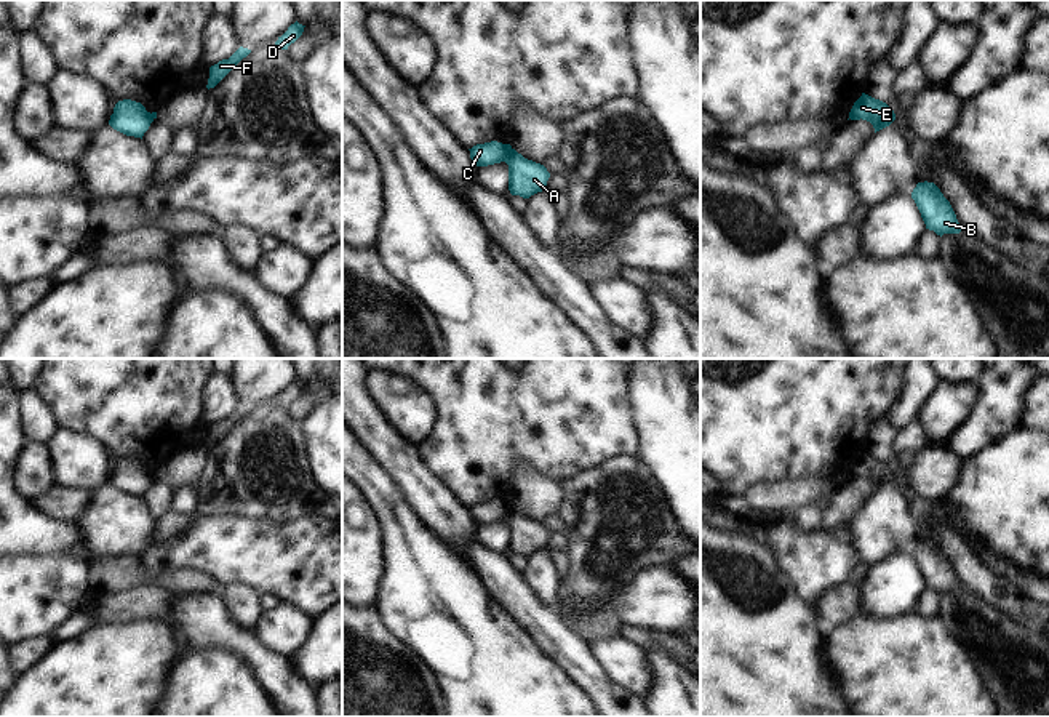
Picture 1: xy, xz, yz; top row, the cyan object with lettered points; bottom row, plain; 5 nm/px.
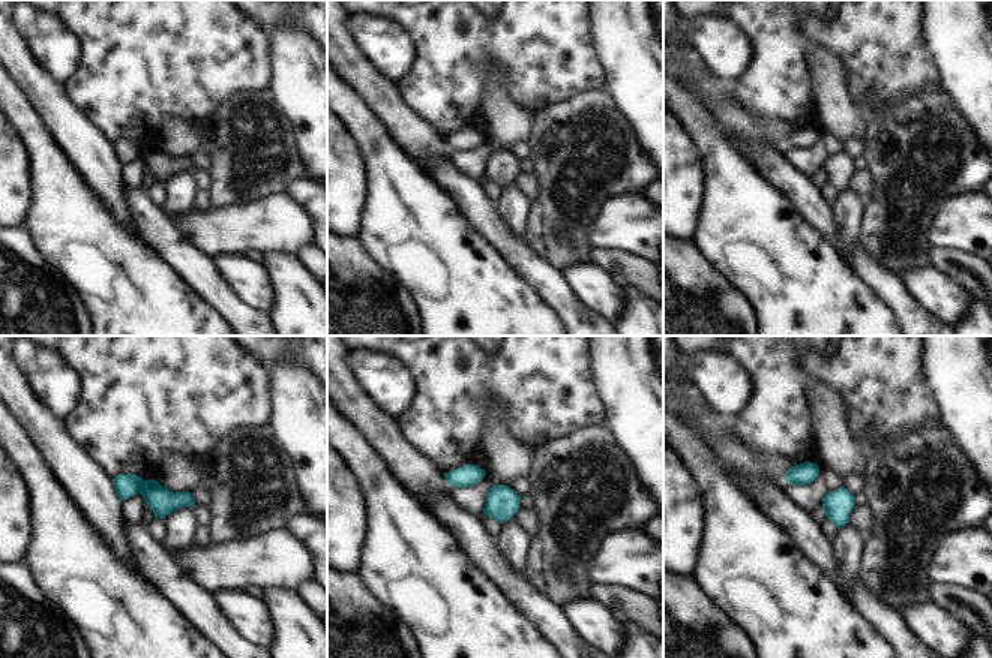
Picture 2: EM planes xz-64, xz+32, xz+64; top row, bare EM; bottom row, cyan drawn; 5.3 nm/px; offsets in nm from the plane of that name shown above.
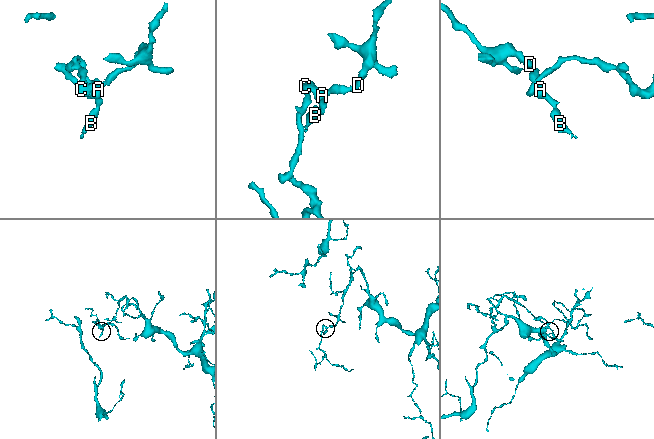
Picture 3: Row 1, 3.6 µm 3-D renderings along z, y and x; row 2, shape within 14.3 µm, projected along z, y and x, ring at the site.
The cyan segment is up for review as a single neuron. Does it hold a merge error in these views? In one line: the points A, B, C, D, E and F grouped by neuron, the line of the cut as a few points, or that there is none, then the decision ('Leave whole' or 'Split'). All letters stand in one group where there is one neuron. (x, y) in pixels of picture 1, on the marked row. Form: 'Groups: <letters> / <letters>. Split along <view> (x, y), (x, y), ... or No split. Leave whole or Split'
Groups: A B D E F / C. Split along xz (510, 148), (502, 160). Split

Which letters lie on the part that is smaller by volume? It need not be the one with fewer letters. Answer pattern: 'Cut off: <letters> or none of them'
Cut off: C

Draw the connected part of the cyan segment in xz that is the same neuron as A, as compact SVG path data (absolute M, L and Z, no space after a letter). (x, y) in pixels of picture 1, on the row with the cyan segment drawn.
M510 149L505 160L509 165L509 190L512 195L529 198L547 189L550 173L540 163L524 158L515 149Z

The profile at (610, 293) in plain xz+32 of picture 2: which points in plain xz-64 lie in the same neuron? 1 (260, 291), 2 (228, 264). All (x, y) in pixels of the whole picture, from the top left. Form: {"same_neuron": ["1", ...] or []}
{"same_neuron": ["1", "2"]}

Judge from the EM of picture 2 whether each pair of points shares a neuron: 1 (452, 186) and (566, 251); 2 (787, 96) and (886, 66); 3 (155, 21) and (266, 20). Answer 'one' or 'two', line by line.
1: two
2: one
3: two

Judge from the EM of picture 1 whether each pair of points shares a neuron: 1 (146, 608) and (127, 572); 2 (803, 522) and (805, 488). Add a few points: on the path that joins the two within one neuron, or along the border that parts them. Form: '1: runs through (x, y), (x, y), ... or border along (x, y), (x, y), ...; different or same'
1: border along (171, 592), (155, 584), (138, 584), (98, 597); different
2: border along (816, 503), (795, 511); different

